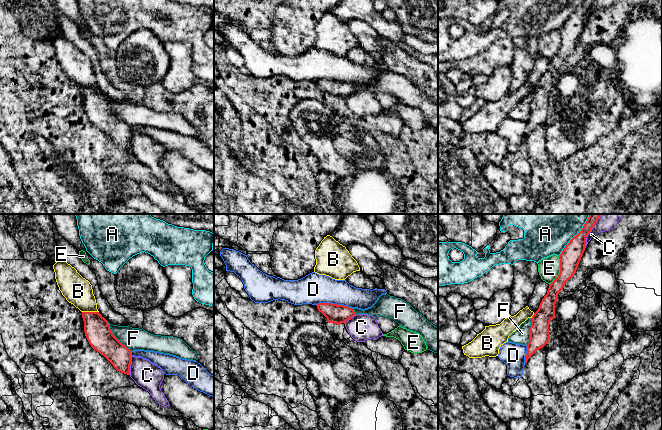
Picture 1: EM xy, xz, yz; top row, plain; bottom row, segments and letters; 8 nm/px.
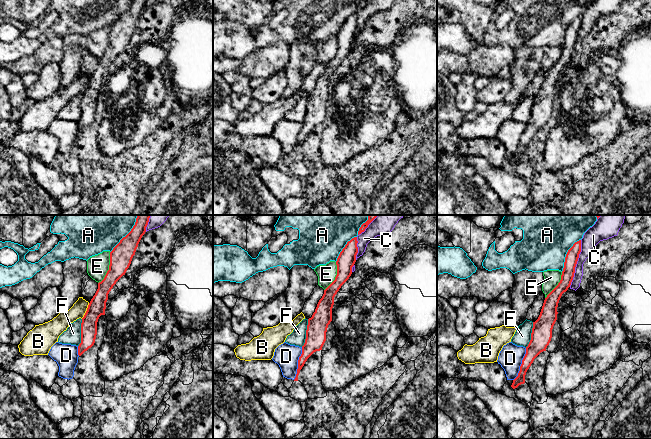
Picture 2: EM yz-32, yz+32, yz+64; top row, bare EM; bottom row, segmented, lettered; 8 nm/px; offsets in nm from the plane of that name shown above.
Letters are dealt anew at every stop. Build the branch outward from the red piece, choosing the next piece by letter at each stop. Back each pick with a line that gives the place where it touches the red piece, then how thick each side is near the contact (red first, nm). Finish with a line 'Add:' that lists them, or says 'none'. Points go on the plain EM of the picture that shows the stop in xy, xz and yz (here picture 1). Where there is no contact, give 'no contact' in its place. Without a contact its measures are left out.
Add: none

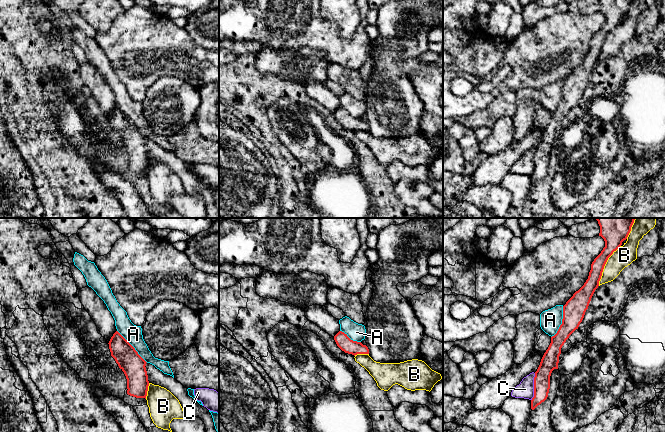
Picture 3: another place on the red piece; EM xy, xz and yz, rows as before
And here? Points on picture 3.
Add: none

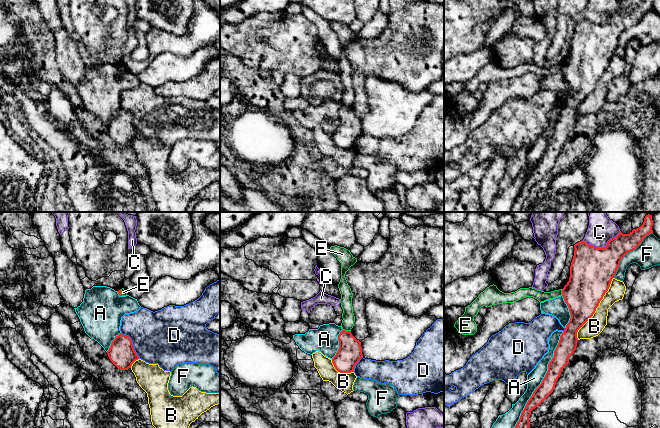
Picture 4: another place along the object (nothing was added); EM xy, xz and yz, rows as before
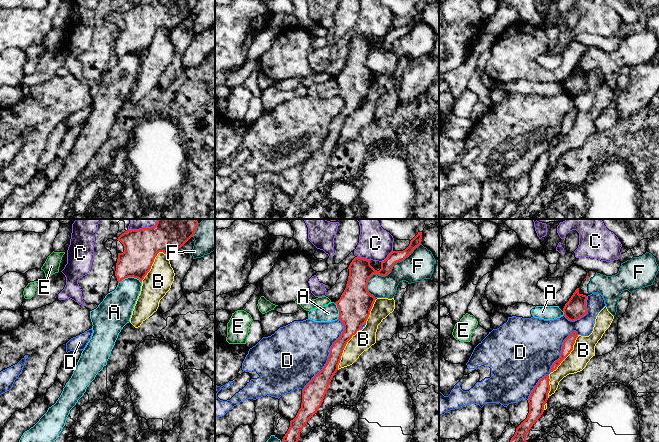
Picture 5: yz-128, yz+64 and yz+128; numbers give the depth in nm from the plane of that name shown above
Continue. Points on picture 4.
Add: none

